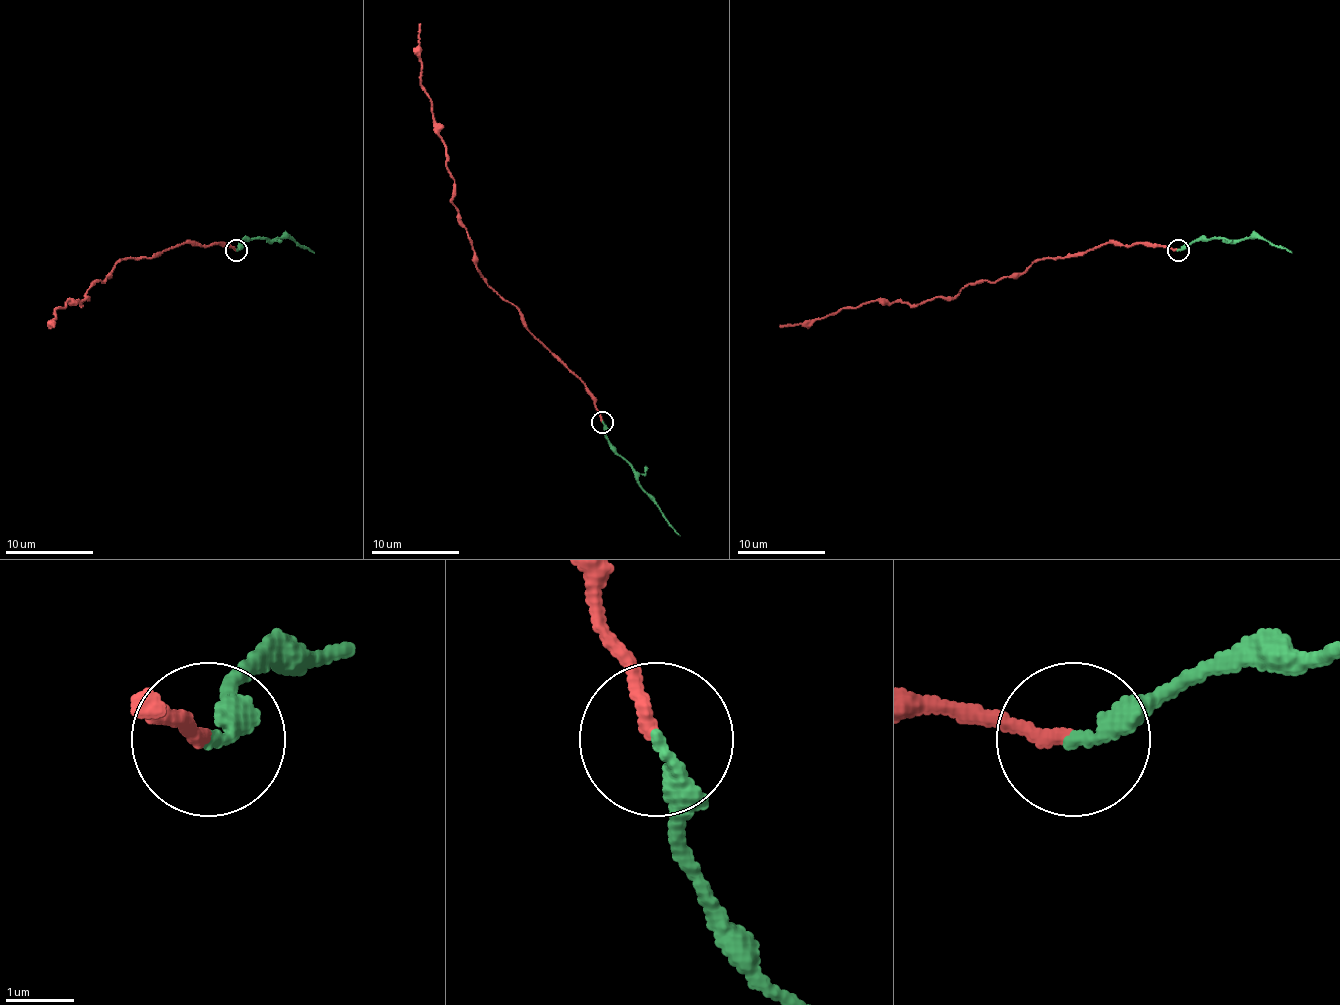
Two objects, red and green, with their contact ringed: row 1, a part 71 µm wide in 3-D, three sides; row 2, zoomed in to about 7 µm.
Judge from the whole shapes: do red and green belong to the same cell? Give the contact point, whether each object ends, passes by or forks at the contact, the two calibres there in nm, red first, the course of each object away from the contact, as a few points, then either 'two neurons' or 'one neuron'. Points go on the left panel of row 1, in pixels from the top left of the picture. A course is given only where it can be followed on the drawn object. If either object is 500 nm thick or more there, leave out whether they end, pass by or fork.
(236, 250) | red ends | green ends | 190/240 nm | red via (236, 250), (176, 244), (161, 255), (121, 259), (92, 283), (81, 305), (68, 301), (54, 312), (54, 328) | green via (236, 250), (242, 241), (287, 237), (313, 252) | two neurons

